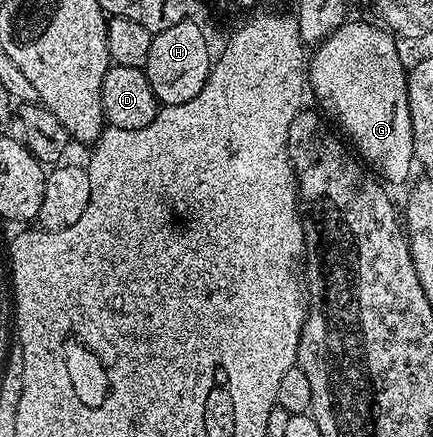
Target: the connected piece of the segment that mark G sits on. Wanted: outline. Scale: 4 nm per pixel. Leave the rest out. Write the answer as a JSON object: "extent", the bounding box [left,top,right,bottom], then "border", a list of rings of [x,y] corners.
{"extent":[309,20,416,184],"border":[[[348,20],[338,26],[325,41],[314,47],[312,54],[315,55],[312,58],[310,55],[309,58],[309,90],[319,97],[324,110],[322,113],[342,131],[345,138],[347,133],[346,141],[354,147],[358,157],[364,163],[371,162],[370,169],[384,183],[392,184],[391,182],[405,181],[411,174],[411,166],[416,165],[413,124],[409,116],[409,96],[407,95],[408,71],[405,66],[403,70],[399,50],[395,47],[396,39],[382,25],[374,25]]]}

